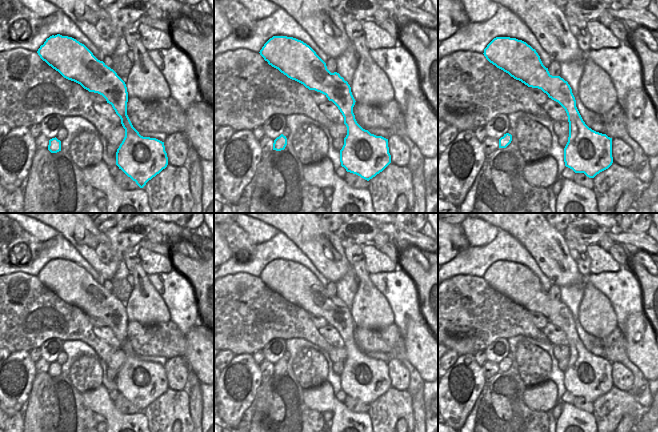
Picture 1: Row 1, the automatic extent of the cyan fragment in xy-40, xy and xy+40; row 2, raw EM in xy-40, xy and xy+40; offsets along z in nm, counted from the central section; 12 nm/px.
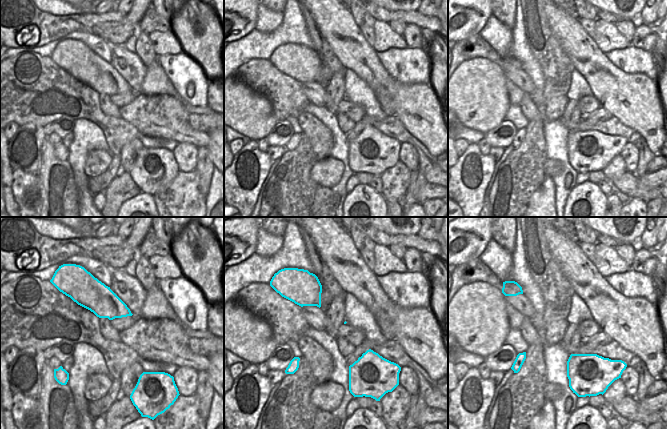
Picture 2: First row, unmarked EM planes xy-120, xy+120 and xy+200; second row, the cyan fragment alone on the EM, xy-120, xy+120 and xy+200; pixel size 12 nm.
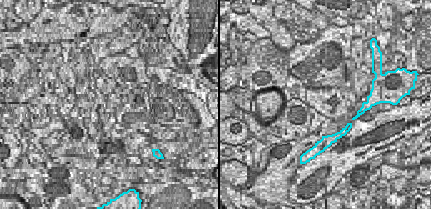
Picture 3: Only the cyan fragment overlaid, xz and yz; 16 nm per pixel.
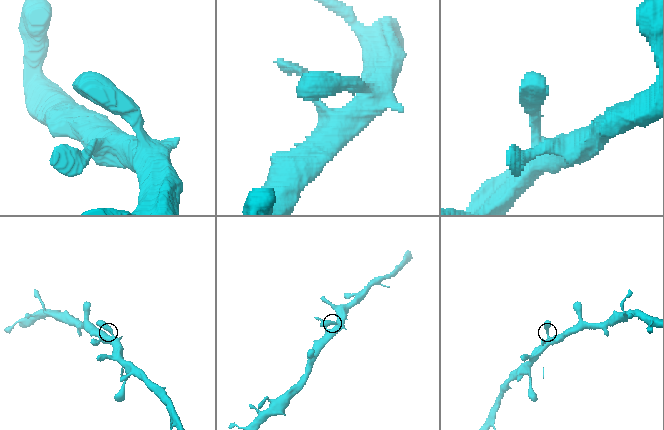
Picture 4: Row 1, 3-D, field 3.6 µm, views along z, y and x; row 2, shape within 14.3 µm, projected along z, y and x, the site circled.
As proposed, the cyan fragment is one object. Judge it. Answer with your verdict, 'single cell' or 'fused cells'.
single cell

